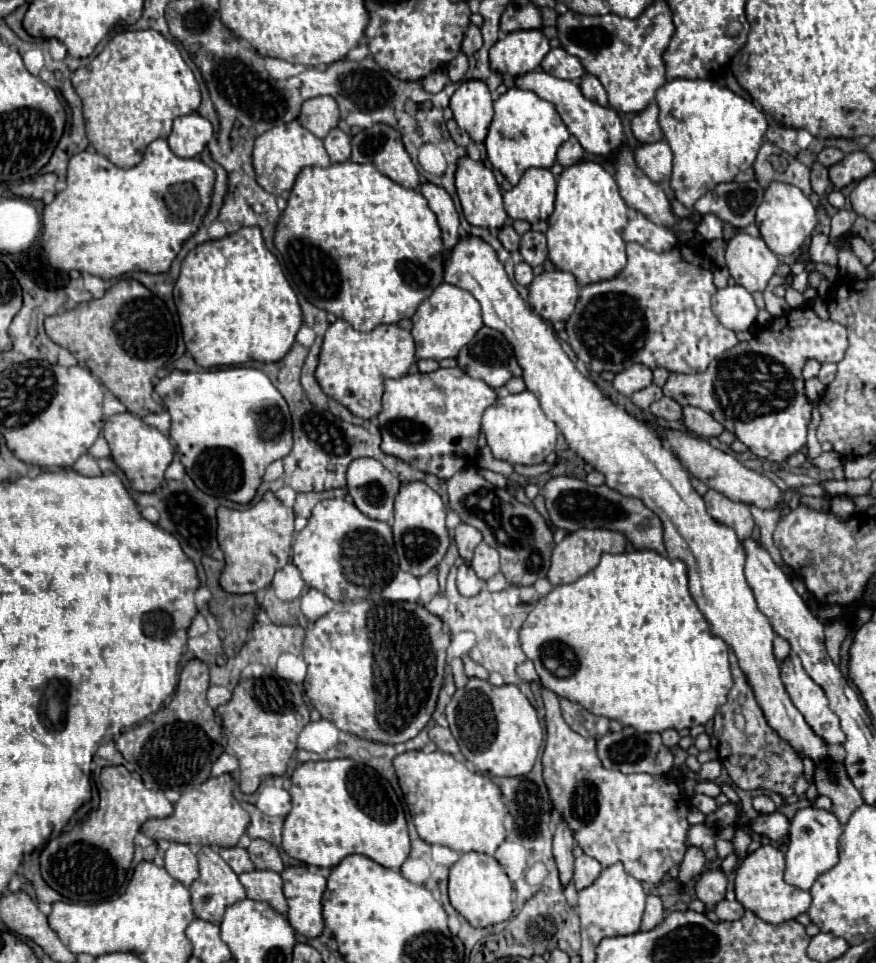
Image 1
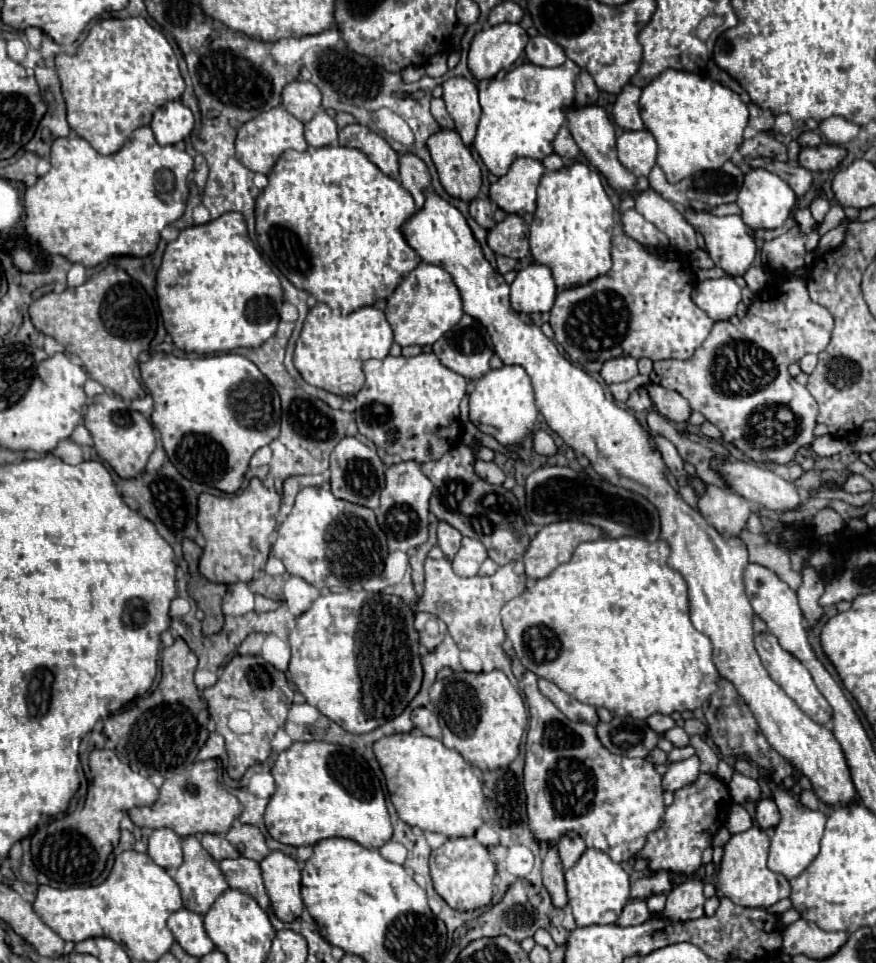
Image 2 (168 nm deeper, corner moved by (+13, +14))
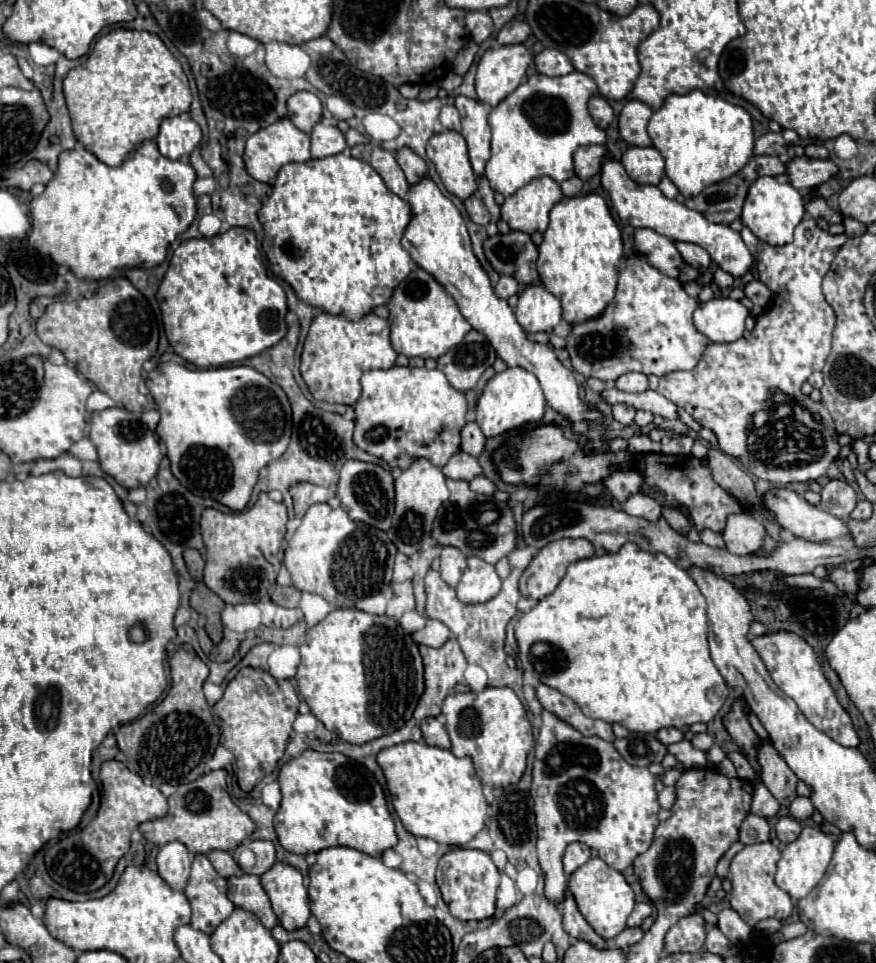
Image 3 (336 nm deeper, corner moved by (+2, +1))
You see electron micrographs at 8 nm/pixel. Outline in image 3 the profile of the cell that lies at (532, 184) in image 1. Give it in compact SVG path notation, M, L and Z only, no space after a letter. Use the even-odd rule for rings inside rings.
M537 177L505 199L501 205L501 219L515 231L525 231L529 235L535 231L543 233L549 225L549 211L561 197L563 191L557 181L551 177Z

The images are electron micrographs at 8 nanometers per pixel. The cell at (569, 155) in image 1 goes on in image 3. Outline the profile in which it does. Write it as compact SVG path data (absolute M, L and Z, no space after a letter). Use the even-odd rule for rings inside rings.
M581 145L573 153L573 163L575 163L575 175L583 181L593 177L601 169L601 159L607 153L603 145Z

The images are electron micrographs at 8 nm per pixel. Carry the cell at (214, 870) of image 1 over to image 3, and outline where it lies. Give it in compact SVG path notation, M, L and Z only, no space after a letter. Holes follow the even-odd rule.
M207 855L195 857L185 895L193 907L191 927L207 935L211 935L235 909L227 897L227 879L213 869Z

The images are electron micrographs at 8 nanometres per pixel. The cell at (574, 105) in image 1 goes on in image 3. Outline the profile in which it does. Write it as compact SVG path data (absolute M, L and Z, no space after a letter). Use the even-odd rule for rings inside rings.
M605 155L605 161L601 165L601 185L607 189L607 193L613 201L613 207L617 209L621 221L625 221L633 227L649 227L649 229L653 229L653 231L657 231L673 241L689 241L689 243L701 245L711 255L713 263L717 267L721 267L723 271L727 271L729 275L733 275L735 279L749 273L755 259L749 253L747 245L743 243L743 239L737 231L733 231L729 225L709 223L699 211L687 209L685 205L677 203L675 199L667 199L653 185L635 183L625 173L625 167L619 161L615 161L611 155Z

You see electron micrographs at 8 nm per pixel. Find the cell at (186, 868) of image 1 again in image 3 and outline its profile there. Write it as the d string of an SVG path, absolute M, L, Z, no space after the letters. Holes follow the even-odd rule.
M171 841L159 847L157 867L159 867L159 875L169 883L171 889L183 891L191 873L191 859L187 847L179 841Z

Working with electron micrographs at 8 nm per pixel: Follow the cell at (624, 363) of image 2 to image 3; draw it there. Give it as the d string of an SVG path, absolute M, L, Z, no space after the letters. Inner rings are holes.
M625 373L621 375L617 381L615 381L615 387L619 391L627 391L627 393L641 393L641 391L647 391L649 385L647 385L647 375L643 373Z

